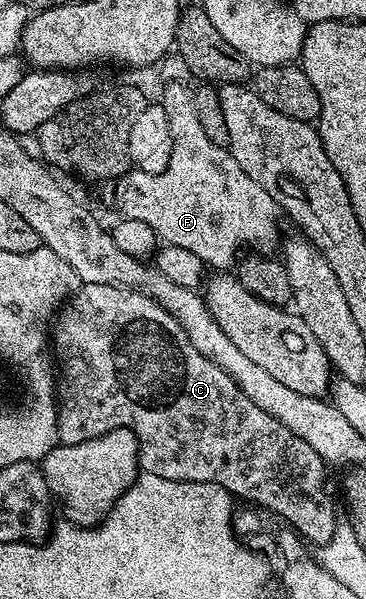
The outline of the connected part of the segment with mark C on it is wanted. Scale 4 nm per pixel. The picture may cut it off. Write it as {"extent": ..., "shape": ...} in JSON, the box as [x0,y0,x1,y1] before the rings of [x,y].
{"extent":[53,283,337,545],"shape":[[[80,283],[78,290],[64,303],[61,315],[53,324],[53,356],[57,361],[57,407],[59,409],[59,443],[76,444],[77,442],[89,442],[89,438],[97,438],[109,430],[118,428],[128,428],[137,439],[139,439],[139,467],[143,472],[157,474],[157,478],[169,478],[170,480],[188,480],[189,482],[209,482],[219,484],[226,492],[230,492],[232,497],[243,500],[252,500],[255,504],[260,504],[263,508],[268,508],[271,512],[276,512],[283,520],[288,520],[290,527],[304,541],[314,542],[316,545],[323,545],[323,536],[327,532],[335,532],[331,526],[331,514],[337,510],[337,504],[331,501],[331,496],[327,493],[327,472],[328,469],[323,463],[323,459],[309,446],[309,442],[304,442],[293,434],[286,426],[281,426],[273,414],[267,414],[261,410],[254,402],[249,402],[221,366],[217,366],[209,358],[202,356],[189,342],[185,330],[151,296],[146,296],[135,288],[122,288],[121,286],[101,286],[100,284]]]}

